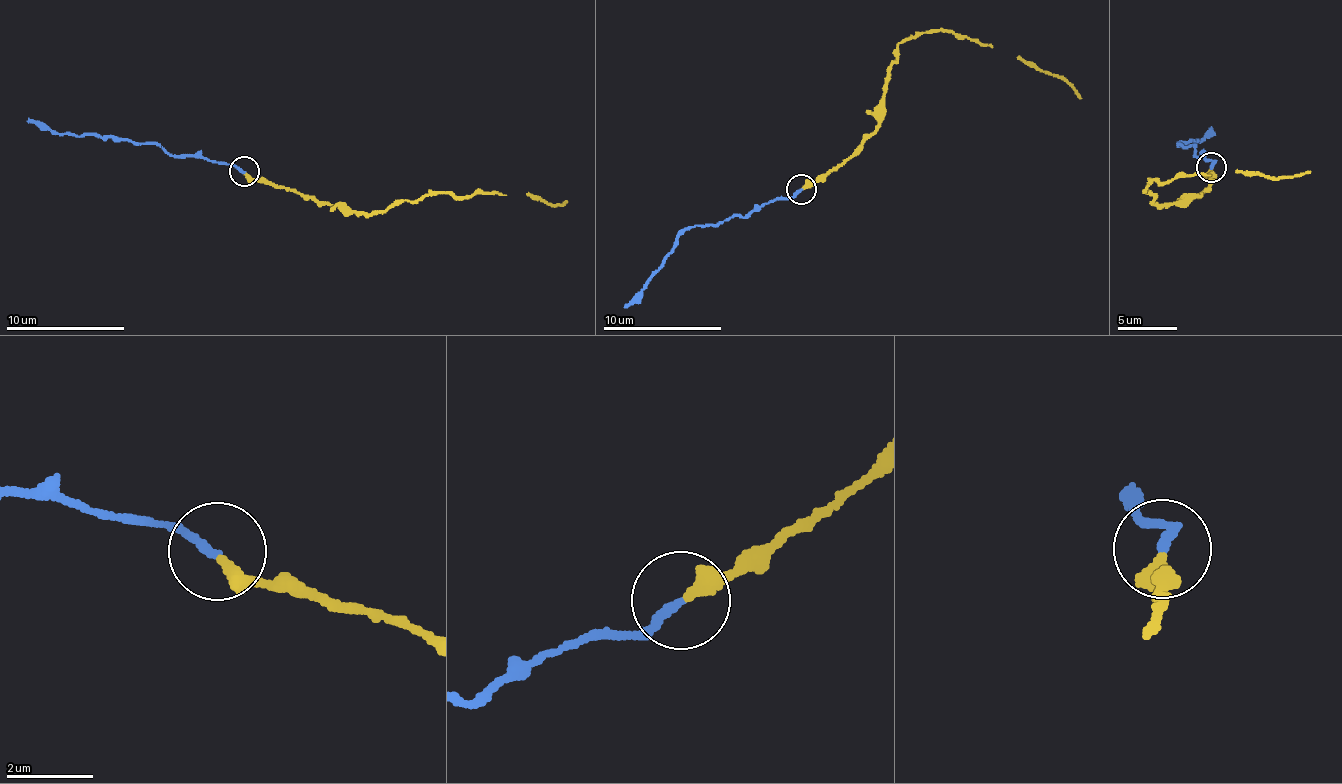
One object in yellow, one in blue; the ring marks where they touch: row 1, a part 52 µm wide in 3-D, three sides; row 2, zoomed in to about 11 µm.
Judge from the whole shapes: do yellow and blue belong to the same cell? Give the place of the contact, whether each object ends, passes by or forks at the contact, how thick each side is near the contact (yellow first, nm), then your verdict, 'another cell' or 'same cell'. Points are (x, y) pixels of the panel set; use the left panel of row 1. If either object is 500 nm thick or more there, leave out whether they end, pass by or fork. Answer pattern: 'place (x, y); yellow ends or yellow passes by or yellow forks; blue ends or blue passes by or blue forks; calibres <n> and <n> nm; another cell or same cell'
place (244, 171); yellow ends; blue ends; calibres 340 and 200 nm; same cell

